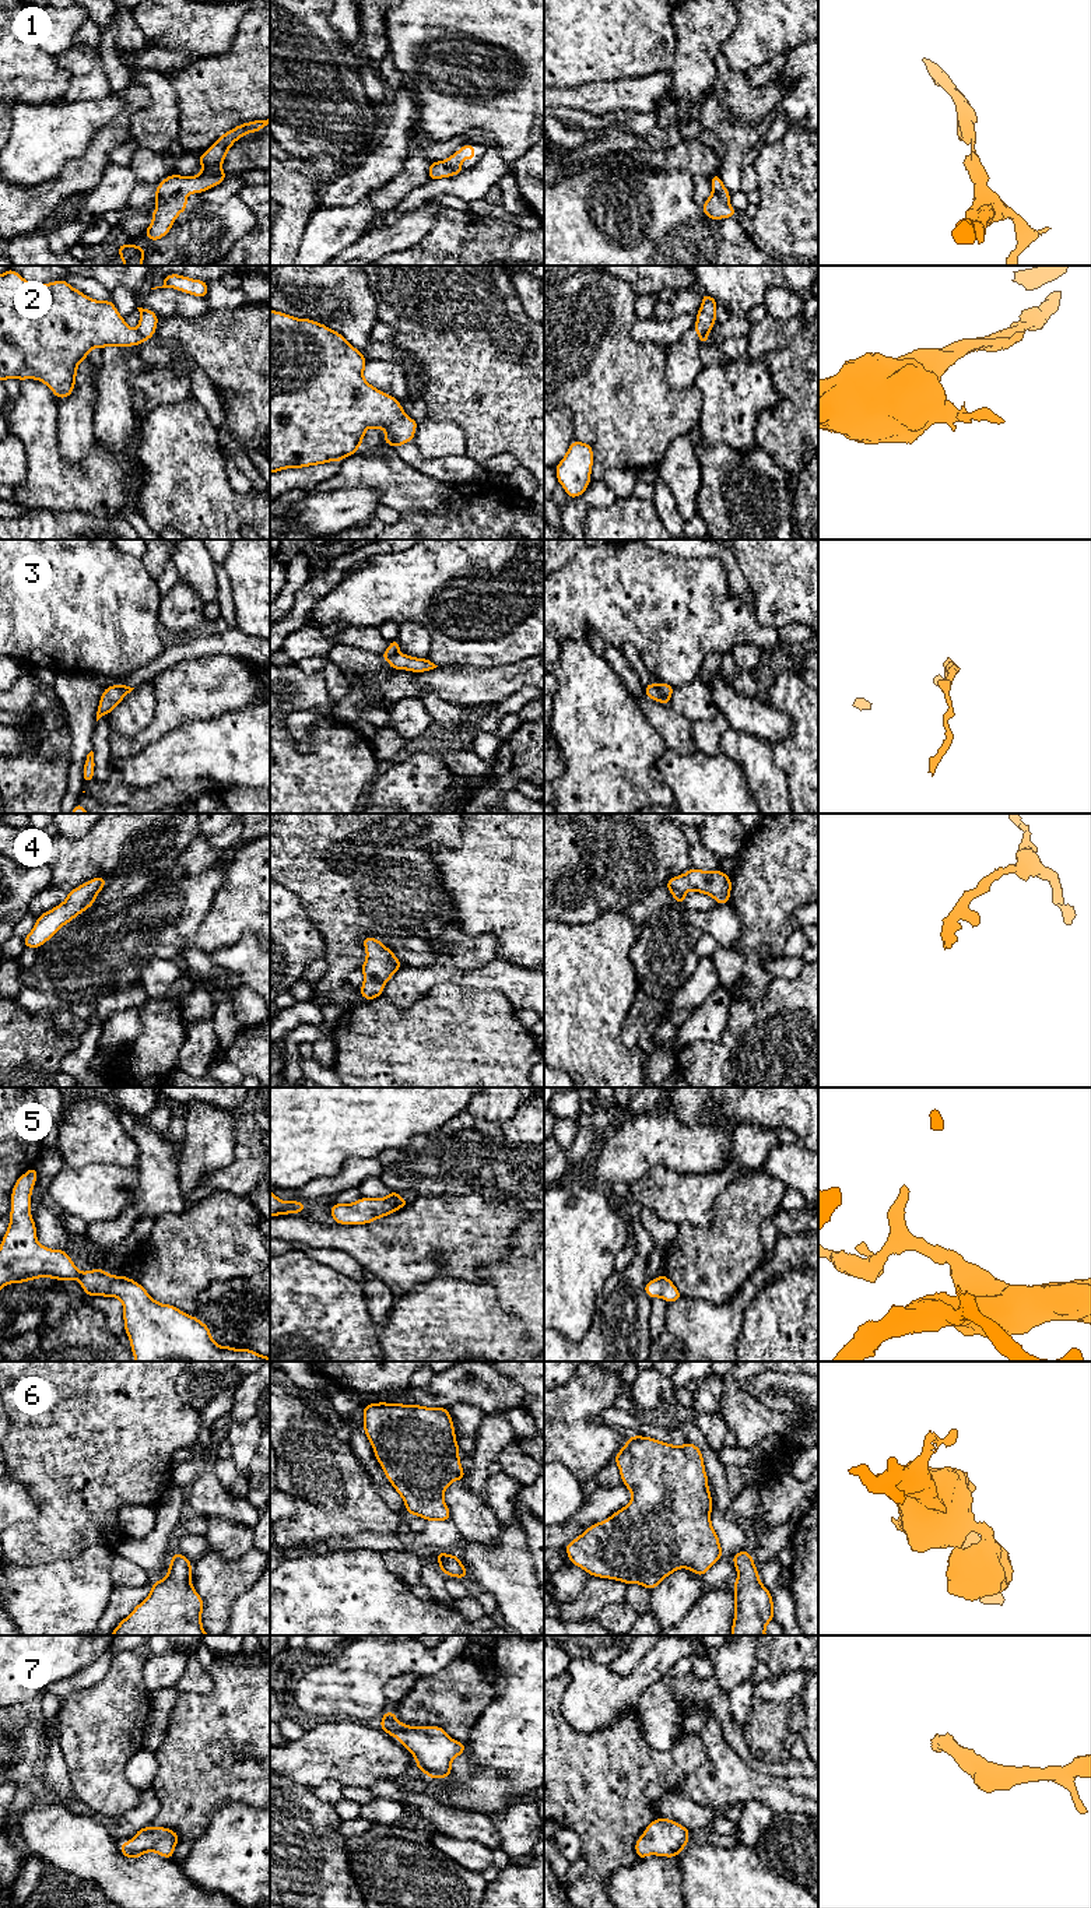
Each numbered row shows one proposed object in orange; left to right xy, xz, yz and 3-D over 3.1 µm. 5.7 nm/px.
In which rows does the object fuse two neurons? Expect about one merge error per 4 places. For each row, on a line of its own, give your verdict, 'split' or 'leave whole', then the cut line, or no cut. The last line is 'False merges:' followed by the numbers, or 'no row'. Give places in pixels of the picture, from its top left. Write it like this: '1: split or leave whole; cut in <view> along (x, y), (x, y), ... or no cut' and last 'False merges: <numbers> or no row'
1: leave whole; no cut
2: split; cut in xy along (136, 329), (143, 341)
3: leave whole; no cut
4: leave whole; no cut
5: leave whole; no cut
6: leave whole; no cut
7: leave whole; no cut
False merges: 2

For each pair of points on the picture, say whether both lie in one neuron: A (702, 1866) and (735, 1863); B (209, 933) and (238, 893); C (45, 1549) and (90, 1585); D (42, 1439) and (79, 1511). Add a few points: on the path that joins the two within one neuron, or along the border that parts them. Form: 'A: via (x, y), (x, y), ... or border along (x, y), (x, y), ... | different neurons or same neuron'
A: via (711, 1866), (726, 1866) | same neuron
B: via (218, 923), (238, 903) | same neuron
C: border along (90, 1546), (70, 1559), (59, 1559), (27, 1567) | different neurons
D: via (60, 1457), (66, 1493) | same neuron

